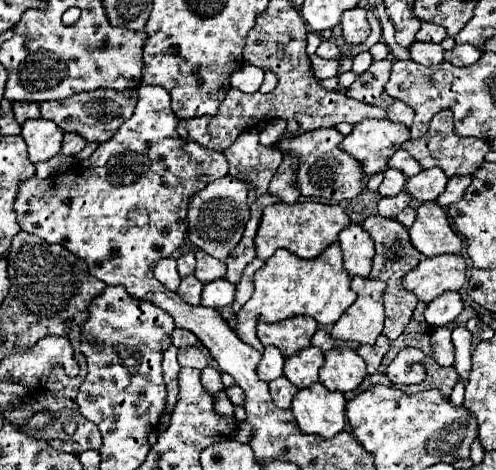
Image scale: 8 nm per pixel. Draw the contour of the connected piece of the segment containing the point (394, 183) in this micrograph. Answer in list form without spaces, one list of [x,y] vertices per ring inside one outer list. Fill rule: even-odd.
[[[386,169],[384,171],[384,181],[382,181],[378,193],[382,197],[392,197],[392,195],[400,193],[404,189],[404,185],[406,185],[406,177],[398,169]]]

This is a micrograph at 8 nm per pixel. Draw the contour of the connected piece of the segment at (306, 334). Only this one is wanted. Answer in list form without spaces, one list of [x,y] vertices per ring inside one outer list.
[[[292,317],[280,323],[262,323],[258,327],[258,339],[262,345],[274,345],[282,355],[294,355],[310,347],[310,339],[316,333],[318,323],[312,317]]]

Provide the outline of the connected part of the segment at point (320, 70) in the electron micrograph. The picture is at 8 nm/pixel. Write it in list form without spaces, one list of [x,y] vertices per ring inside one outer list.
[[[312,55],[310,57],[310,63],[312,63],[312,71],[316,77],[320,79],[328,79],[328,77],[336,77],[338,75],[338,59],[322,59],[318,55]]]

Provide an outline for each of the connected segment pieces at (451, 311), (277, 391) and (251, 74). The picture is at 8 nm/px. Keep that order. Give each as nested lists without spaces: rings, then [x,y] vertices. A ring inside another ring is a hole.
[[[448,291],[448,293],[442,293],[440,297],[436,297],[432,303],[428,303],[424,317],[426,317],[428,325],[432,325],[432,327],[446,327],[460,313],[462,313],[460,295],[456,291]]]
[[[278,377],[278,379],[270,381],[270,395],[272,395],[276,407],[280,407],[280,409],[290,409],[290,403],[296,393],[298,393],[298,387],[292,385],[286,377]]]
[[[244,63],[232,77],[230,77],[230,85],[244,91],[244,93],[254,93],[258,91],[260,83],[264,81],[264,69],[254,67]]]

